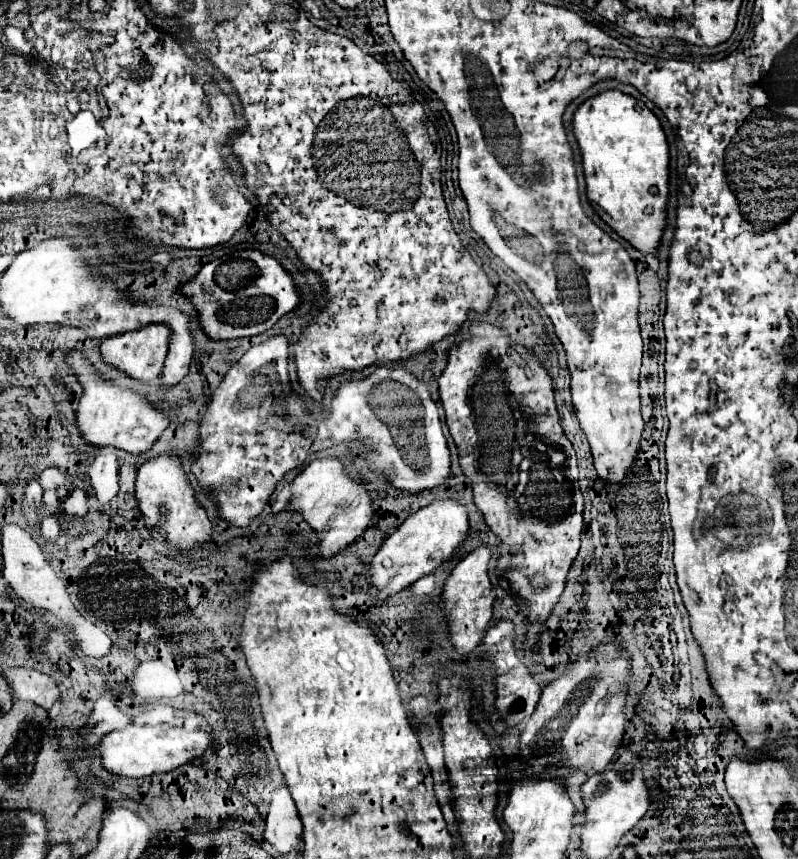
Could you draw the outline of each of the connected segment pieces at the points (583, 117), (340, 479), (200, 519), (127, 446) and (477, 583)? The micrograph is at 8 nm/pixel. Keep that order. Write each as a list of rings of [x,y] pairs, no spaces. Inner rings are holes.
[[[603,90],[573,112],[573,136],[583,156],[583,174],[587,198],[593,210],[631,246],[641,252],[653,252],[665,226],[665,206],[669,194],[669,146],[659,118],[649,108],[635,108],[637,100],[621,90]]]
[[[317,458],[293,480],[291,508],[299,510],[309,526],[321,538],[321,556],[333,556],[349,546],[369,526],[373,516],[373,498],[367,484],[355,482],[347,474],[347,466],[341,458]]]
[[[173,450],[147,460],[139,468],[135,496],[139,502],[139,510],[145,516],[145,524],[149,528],[161,528],[161,534],[171,546],[189,550],[193,546],[203,546],[211,540],[211,520],[207,518],[207,512],[197,500],[195,490],[183,470],[183,456],[175,454]]]
[[[79,348],[65,350],[65,362],[69,364],[69,368],[73,370],[83,388],[83,396],[79,400],[77,410],[77,424],[85,440],[93,446],[115,446],[131,454],[141,454],[151,448],[151,444],[159,438],[159,434],[181,410],[179,404],[161,410],[155,404],[151,404],[145,394],[119,388],[113,380],[107,380],[103,372],[97,370],[95,364]]]
[[[479,546],[475,548],[469,556],[465,556],[451,572],[451,576],[445,582],[445,592],[443,592],[443,610],[449,616],[449,626],[451,626],[451,640],[457,650],[463,654],[473,652],[493,618],[493,602],[495,602],[495,588],[489,580],[489,562],[491,562],[491,548],[489,546]]]

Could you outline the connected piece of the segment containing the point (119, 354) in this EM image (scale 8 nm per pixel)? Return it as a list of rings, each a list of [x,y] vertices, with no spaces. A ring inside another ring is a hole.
[[[147,324],[143,328],[123,332],[119,336],[105,338],[103,344],[101,344],[101,354],[103,354],[105,362],[117,366],[119,370],[127,372],[129,376],[139,378],[143,382],[151,382],[163,370],[163,362],[167,358],[169,342],[171,342],[171,328],[169,326],[165,326],[165,324]]]

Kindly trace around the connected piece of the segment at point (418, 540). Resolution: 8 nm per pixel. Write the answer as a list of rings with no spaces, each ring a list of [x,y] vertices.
[[[457,498],[433,500],[429,506],[411,514],[395,532],[391,532],[371,562],[369,580],[379,590],[379,600],[385,600],[391,594],[411,586],[421,576],[433,572],[441,562],[451,560],[457,546],[465,542],[467,534],[469,514],[465,504],[461,504]]]

